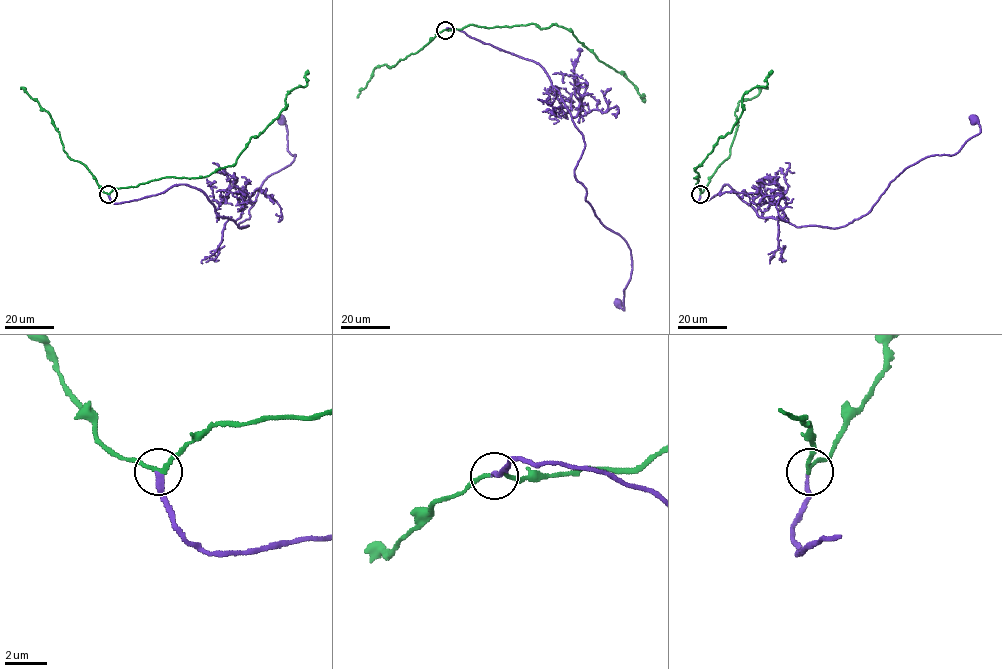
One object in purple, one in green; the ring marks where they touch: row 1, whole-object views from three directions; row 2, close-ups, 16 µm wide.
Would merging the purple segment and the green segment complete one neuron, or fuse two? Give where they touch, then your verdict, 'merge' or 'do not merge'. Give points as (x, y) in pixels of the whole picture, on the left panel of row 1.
(108, 194) | merge

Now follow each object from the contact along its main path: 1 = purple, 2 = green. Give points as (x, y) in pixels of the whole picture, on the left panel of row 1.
1: (109, 194), (121, 203), (186, 184), (220, 216), (248, 225), (238, 226), (262, 183), (295, 157), (282, 119)
2: (109, 194), (163, 177), (204, 177), (233, 165), (249, 140), (285, 107), (286, 96), (306, 85), (308, 70)

